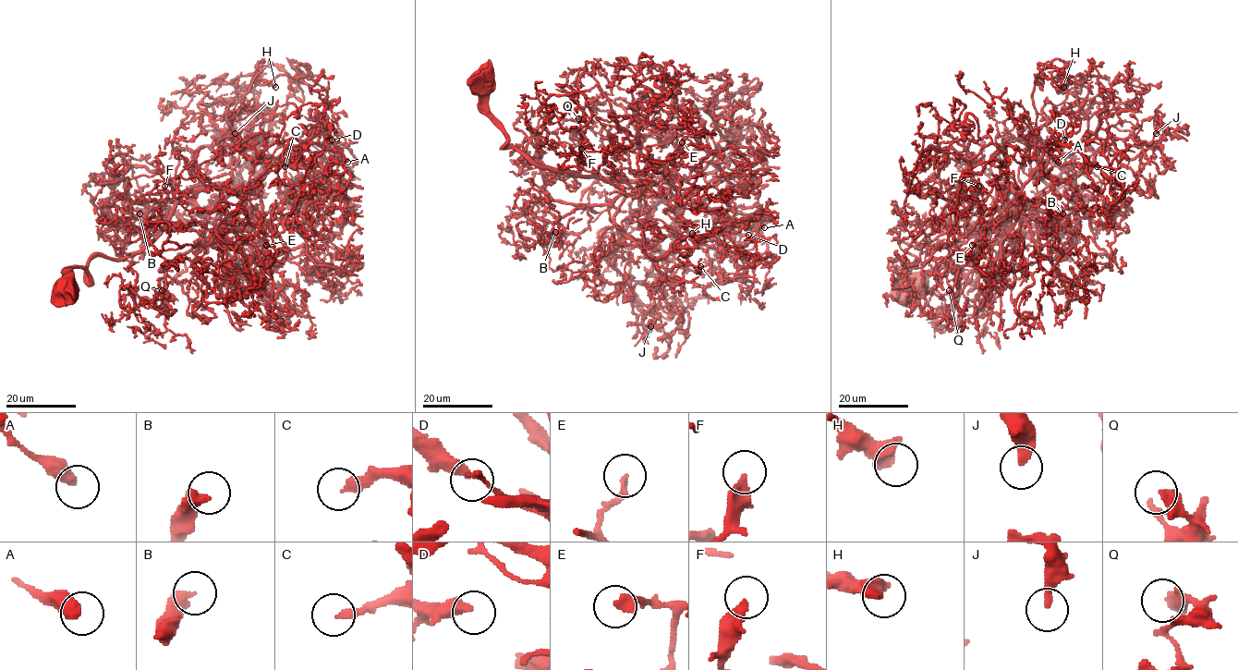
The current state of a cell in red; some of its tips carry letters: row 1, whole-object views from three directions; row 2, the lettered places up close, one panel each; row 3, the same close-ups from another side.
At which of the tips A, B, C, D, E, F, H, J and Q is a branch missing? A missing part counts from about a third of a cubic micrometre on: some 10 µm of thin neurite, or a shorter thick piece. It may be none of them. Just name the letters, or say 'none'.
A, C

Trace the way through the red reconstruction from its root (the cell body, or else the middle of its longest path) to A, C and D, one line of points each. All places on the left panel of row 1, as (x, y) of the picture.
A: (65, 289), (184, 194), (251, 191), (266, 157), (355, 142), (347, 162)
C: (65, 289), (70, 268), (90, 279), (94, 257), (139, 253), (184, 194), (251, 191), (266, 157), (285, 166)
D: (65, 289), (70, 268), (90, 279), (94, 257), (139, 253), (184, 194), (251, 191), (266, 157), (332, 140)

